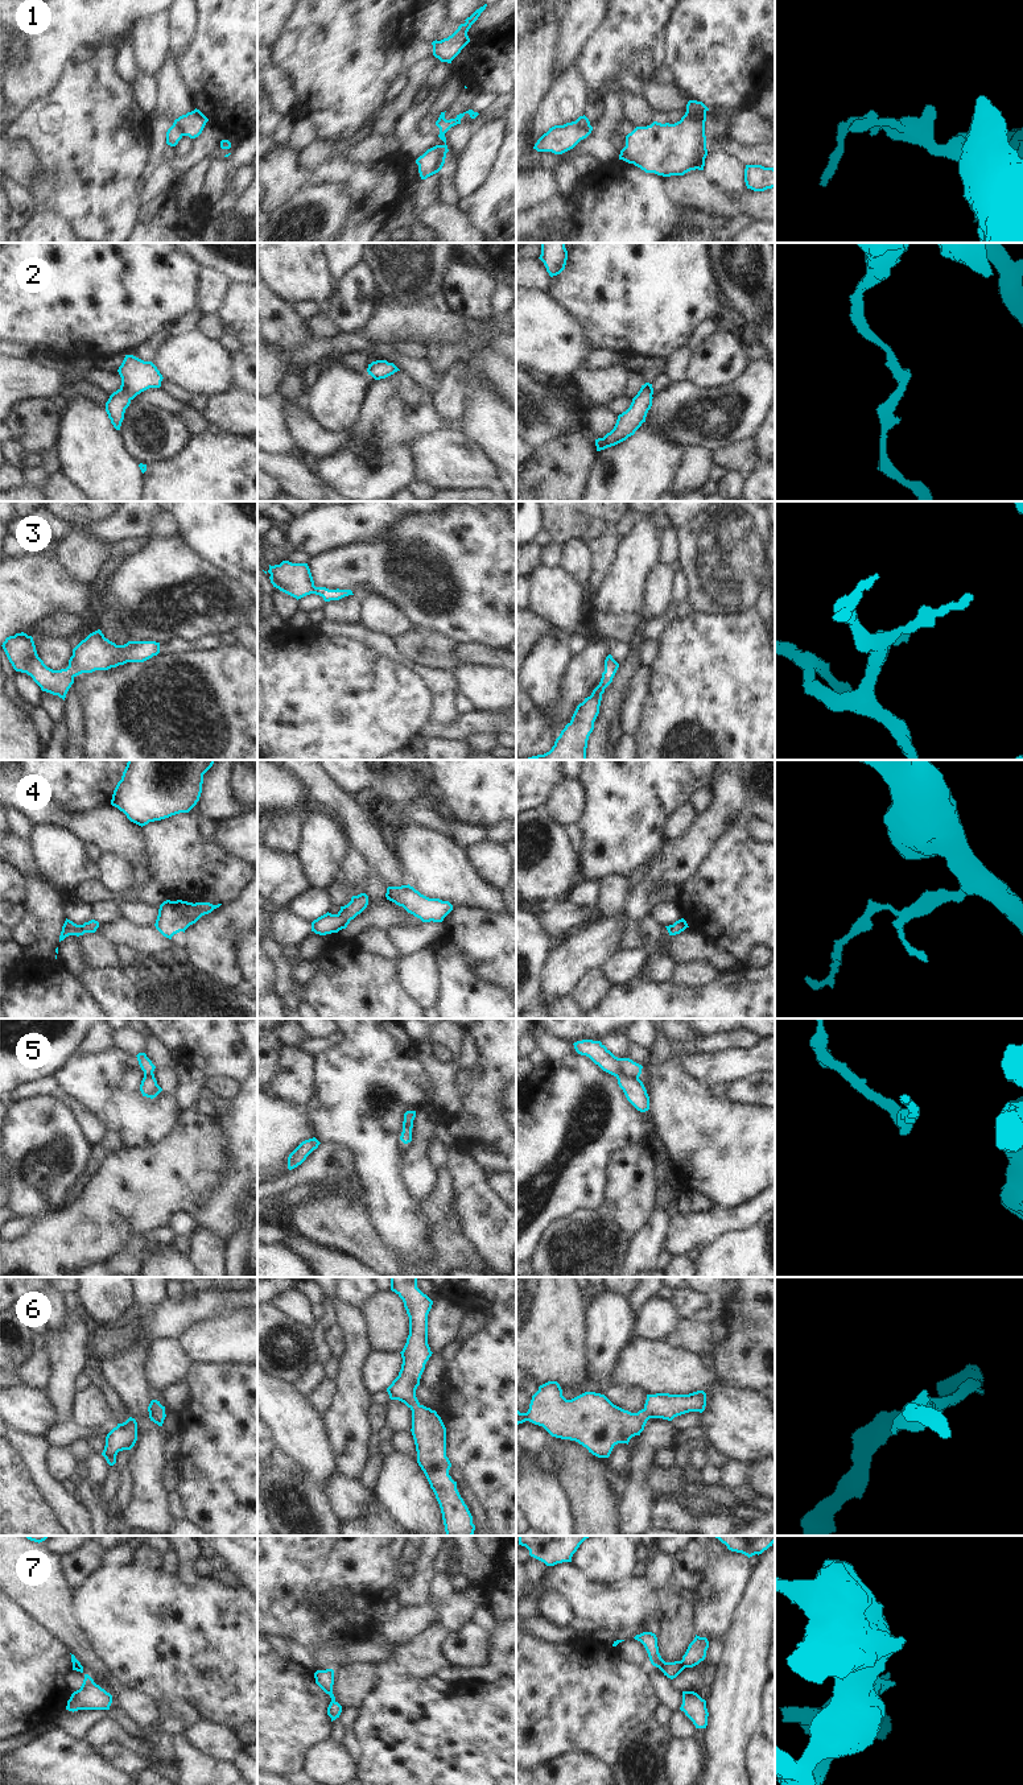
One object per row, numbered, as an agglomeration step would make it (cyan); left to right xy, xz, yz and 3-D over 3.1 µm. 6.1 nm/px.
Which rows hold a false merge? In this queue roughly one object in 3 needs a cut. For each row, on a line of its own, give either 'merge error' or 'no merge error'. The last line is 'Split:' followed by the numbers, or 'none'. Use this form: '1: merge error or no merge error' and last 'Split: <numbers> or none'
1: merge error
2: no merge error
3: no merge error
4: no merge error
5: no merge error
6: no merge error
7: merge error
Split: 1, 7

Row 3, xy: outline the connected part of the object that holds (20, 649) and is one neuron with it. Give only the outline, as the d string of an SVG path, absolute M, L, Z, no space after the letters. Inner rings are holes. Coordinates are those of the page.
M98 629L73 649L66 669L53 670L38 657L33 637L24 632L7 637L1 646L16 672L26 673L42 691L63 701L74 678L82 673L108 670L127 662L144 662L160 653L160 642L128 641L116 645Z

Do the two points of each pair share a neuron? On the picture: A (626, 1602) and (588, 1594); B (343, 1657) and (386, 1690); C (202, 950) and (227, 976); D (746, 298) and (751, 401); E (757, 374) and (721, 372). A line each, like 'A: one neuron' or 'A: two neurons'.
A: one neuron
B: two neurons
C: one neuron
D: two neurons
E: two neurons

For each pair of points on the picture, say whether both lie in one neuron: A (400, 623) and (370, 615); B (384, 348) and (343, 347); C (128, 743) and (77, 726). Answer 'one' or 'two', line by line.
A: one
B: two
C: two

